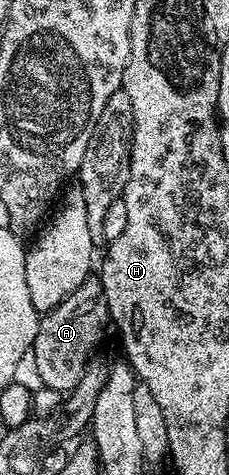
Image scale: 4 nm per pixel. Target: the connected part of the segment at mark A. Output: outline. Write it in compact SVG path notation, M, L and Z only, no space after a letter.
M90 277L68 295L59 305L41 315L39 333L35 333L33 351L42 377L43 387L50 387L62 393L74 391L83 377L85 368L94 358L97 346L105 335L105 326L111 320L107 309L107 297L103 293L100 278Z

